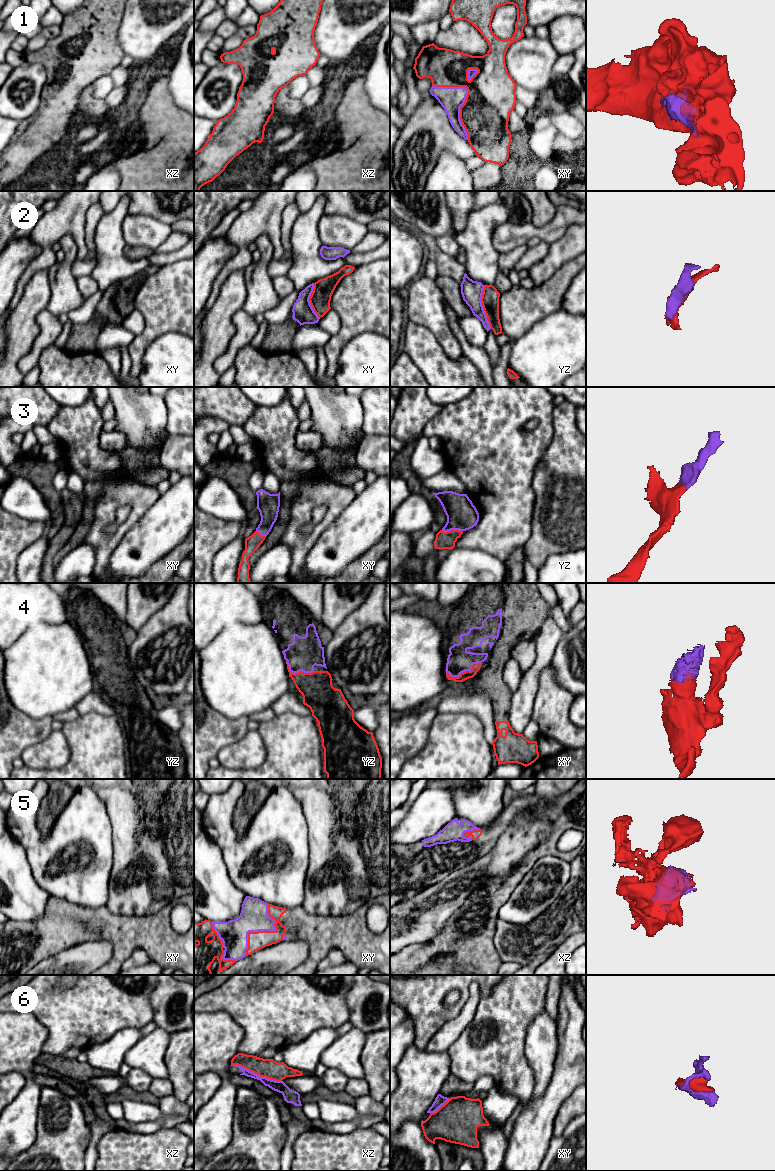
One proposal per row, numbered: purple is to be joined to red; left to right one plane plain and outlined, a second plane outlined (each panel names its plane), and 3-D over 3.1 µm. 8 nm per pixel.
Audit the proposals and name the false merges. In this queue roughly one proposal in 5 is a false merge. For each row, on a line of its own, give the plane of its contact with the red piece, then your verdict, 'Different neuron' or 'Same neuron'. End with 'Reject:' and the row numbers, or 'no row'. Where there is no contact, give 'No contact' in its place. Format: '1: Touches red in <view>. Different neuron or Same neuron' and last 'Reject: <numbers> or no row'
1: Touches red in xy. Same neuron
2: Touches red in yz. Different neuron
3: Touches red in yz. Same neuron
4: Touches red in xy. Same neuron
5: Touches red in xy. Same neuron
6: Touches red in xz. Different neuron
Reject: 2, 6

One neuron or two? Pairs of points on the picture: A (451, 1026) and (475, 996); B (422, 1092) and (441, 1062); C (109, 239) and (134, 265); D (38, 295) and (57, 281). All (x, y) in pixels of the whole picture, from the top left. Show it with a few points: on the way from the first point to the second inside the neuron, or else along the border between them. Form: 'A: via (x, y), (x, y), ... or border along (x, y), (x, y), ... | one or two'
A: via (459, 1021), (468, 1012), (471, 1004) | one
B: via (422, 1084), (422, 1080), (433, 1069) | one
C: via (110, 247), (126, 264) | one
D: border along (48, 270), (50, 299), (45, 309) | two

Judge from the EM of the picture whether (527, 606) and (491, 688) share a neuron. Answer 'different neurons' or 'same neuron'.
same neuron

